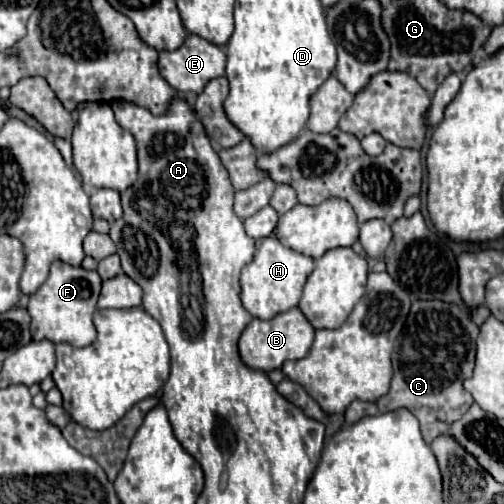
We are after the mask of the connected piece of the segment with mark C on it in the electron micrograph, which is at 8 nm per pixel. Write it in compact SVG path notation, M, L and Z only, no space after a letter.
M414 301L406 325L394 343L392 387L388 395L378 401L380 409L394 411L406 407L420 421L426 443L446 433L448 425L458 421L474 403L470 393L464 391L462 381L474 371L476 335L478 327L462 307L442 301Z

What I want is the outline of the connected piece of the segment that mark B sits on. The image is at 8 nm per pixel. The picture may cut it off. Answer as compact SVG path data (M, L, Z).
M298 307L278 313L276 317L266 321L254 317L240 337L240 343L238 343L240 357L248 367L268 373L272 369L280 369L282 363L288 359L302 359L312 347L314 333L316 329L310 325L310 321L304 317L304 313Z

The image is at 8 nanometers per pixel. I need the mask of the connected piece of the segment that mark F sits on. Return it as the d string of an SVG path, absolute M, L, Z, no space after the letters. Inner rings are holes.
M54 261L50 267L50 277L44 285L30 295L28 313L32 317L30 333L34 341L48 339L52 343L70 343L74 347L86 347L96 339L96 327L92 315L96 311L96 301L100 295L100 275L96 271L86 271L82 267L72 267L62 261Z

